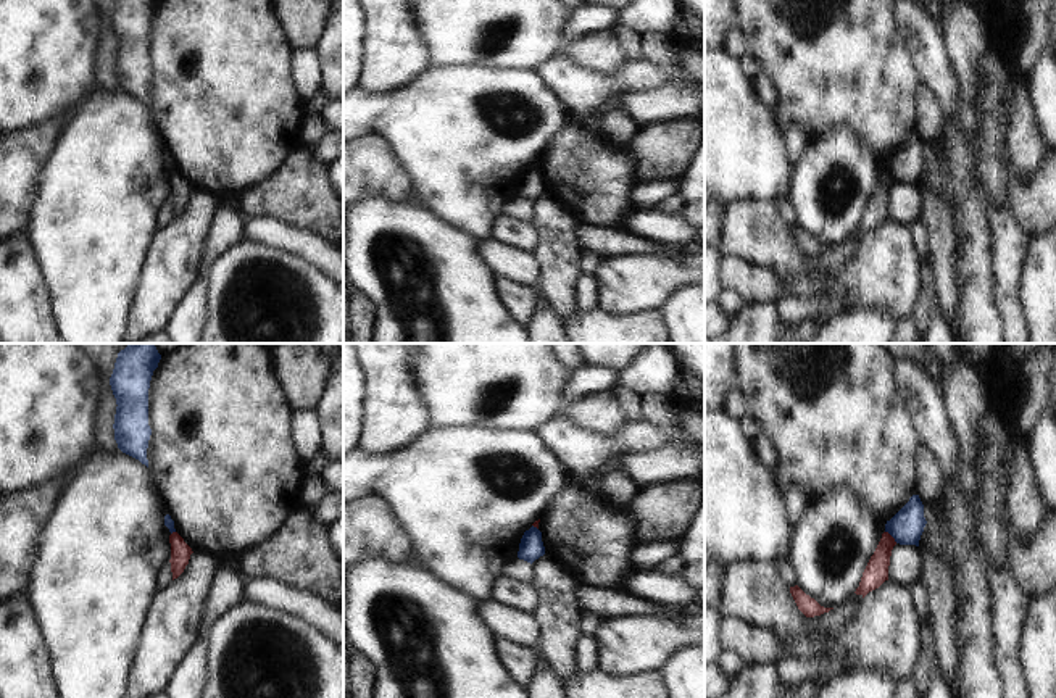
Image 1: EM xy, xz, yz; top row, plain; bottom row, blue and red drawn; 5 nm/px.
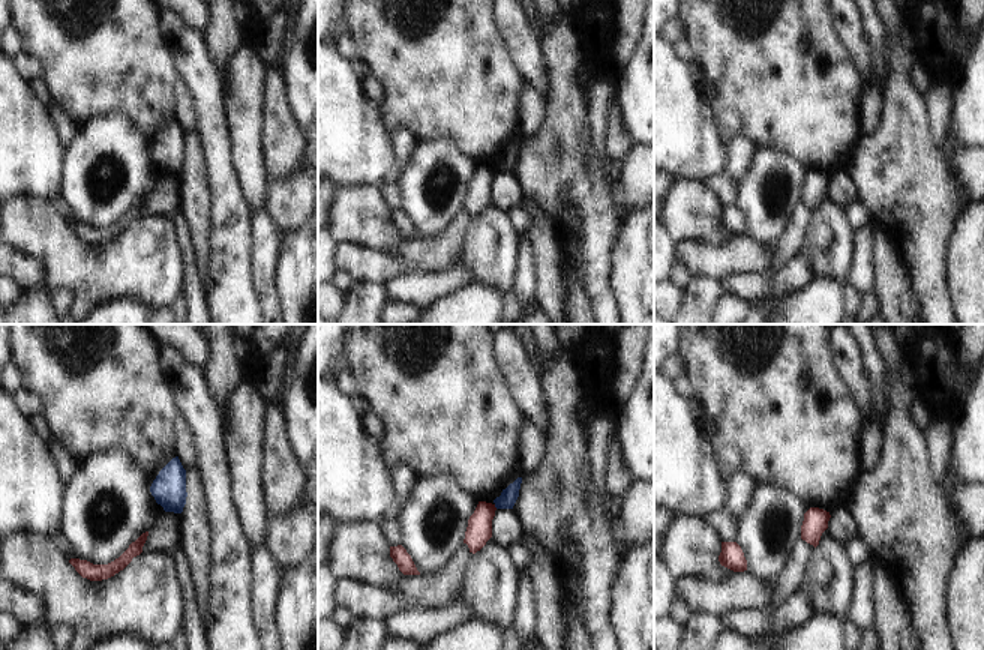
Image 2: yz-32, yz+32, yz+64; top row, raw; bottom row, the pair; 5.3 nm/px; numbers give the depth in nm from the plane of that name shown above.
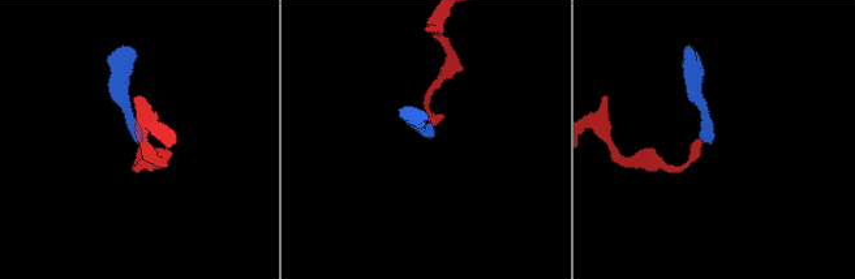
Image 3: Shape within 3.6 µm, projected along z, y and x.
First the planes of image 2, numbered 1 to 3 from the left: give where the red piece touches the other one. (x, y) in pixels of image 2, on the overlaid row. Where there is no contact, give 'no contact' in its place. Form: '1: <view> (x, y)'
1: no contact
2: yz+32 (495, 506)
3: no contact

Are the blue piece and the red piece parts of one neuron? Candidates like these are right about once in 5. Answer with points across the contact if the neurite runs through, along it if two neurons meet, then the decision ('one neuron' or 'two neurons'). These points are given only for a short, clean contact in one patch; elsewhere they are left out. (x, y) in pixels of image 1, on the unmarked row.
along yz (885, 170), (897, 181) | two neurons

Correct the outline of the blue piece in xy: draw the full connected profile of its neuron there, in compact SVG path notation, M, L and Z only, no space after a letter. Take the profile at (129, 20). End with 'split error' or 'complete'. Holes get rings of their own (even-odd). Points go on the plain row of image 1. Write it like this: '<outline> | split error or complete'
M116 0L110 24L116 37L114 79L118 87L148 106L148 27L160 0Z | complete

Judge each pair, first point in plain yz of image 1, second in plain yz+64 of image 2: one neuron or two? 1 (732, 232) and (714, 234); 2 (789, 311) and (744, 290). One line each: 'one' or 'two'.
1: one
2: one

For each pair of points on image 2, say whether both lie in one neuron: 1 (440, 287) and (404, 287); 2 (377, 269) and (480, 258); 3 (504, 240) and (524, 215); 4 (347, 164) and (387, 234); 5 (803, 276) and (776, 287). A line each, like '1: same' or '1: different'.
1: same
2: different
3: different
4: different
5: same

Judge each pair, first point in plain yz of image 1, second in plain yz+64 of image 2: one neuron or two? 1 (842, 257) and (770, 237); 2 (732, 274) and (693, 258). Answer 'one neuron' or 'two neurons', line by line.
1: two neurons
2: one neuron

